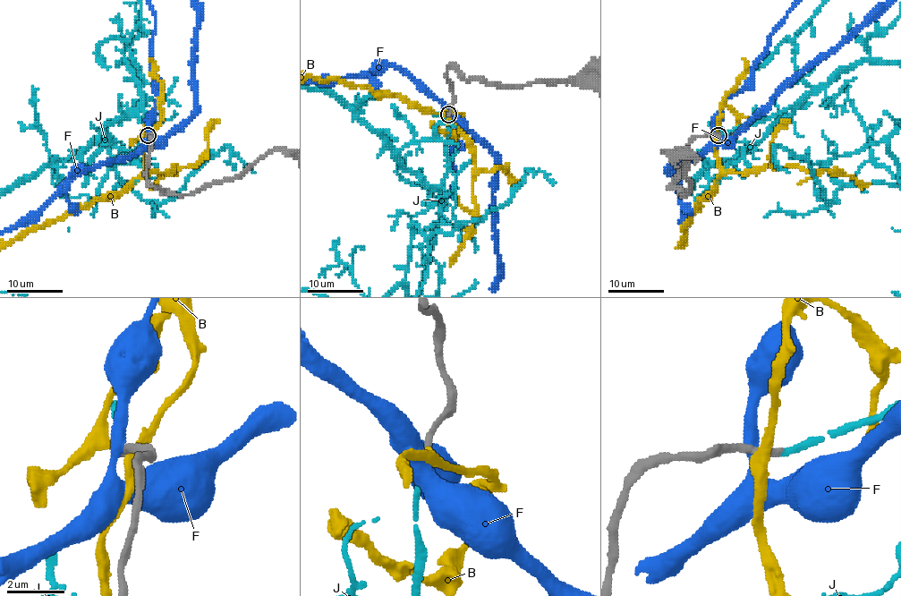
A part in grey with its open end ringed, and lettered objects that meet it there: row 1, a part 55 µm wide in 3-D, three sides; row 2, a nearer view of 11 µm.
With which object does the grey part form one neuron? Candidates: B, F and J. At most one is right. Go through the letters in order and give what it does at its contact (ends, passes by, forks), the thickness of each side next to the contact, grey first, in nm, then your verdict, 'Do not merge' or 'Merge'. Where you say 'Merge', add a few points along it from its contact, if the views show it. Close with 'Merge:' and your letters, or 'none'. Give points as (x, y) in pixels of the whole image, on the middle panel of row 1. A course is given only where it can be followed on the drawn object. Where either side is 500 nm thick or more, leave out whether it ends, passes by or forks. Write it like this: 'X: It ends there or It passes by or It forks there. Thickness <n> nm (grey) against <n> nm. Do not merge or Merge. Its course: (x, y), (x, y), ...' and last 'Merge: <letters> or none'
B: It passes by. Thickness 320 nm (grey) against 360 nm. Do not merge
F: It passes by. Thickness 320 nm (grey) against 360 nm. Do not merge
J: It ends there. Thickness 240 nm (grey) against 200 nm. Merge
Merge: J

